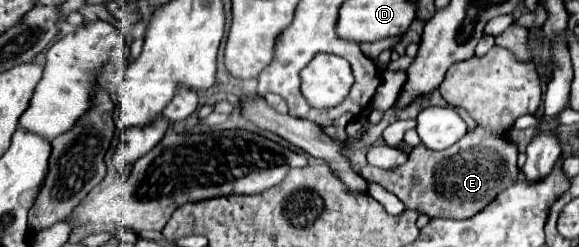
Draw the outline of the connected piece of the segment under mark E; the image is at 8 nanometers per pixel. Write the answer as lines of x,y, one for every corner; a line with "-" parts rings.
491,47
485,57
453,63
439,85
439,93
449,105
467,109
479,127
445,151
415,147
407,163
393,171
363,167
359,173
363,179
375,181
397,195
407,209
429,217
467,219
489,205
497,193
515,183
519,173
517,147
503,137
503,131
509,131
517,117
537,111
543,95
541,81
533,63
519,63
509,49

